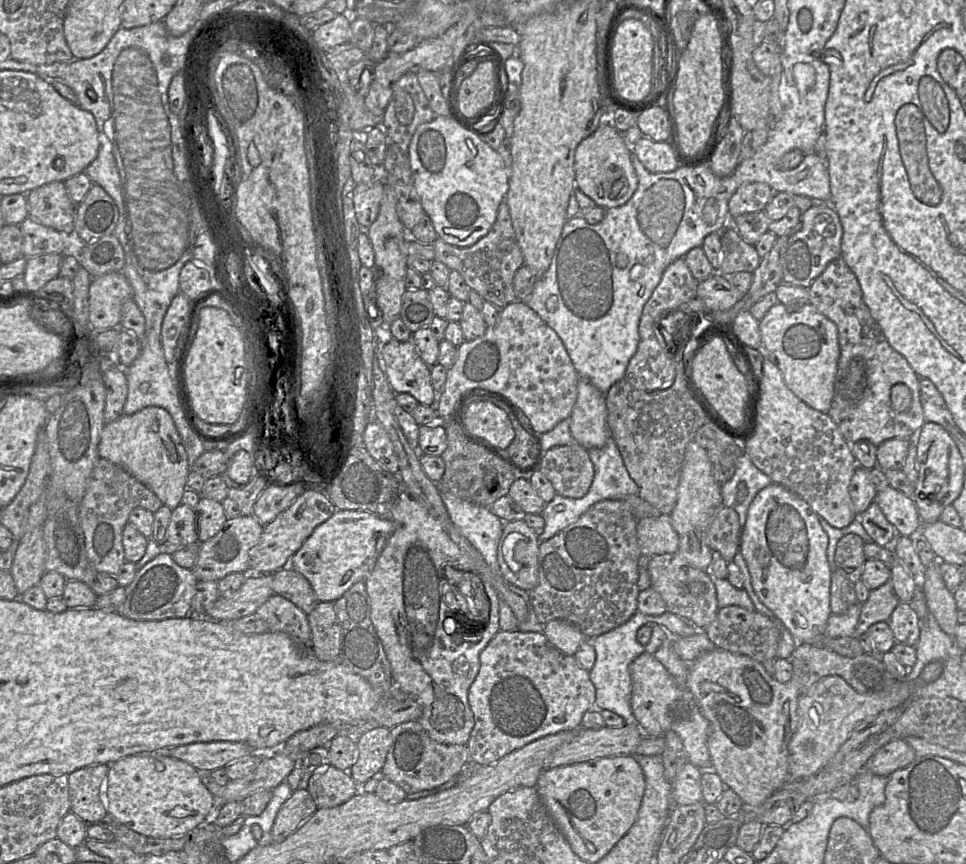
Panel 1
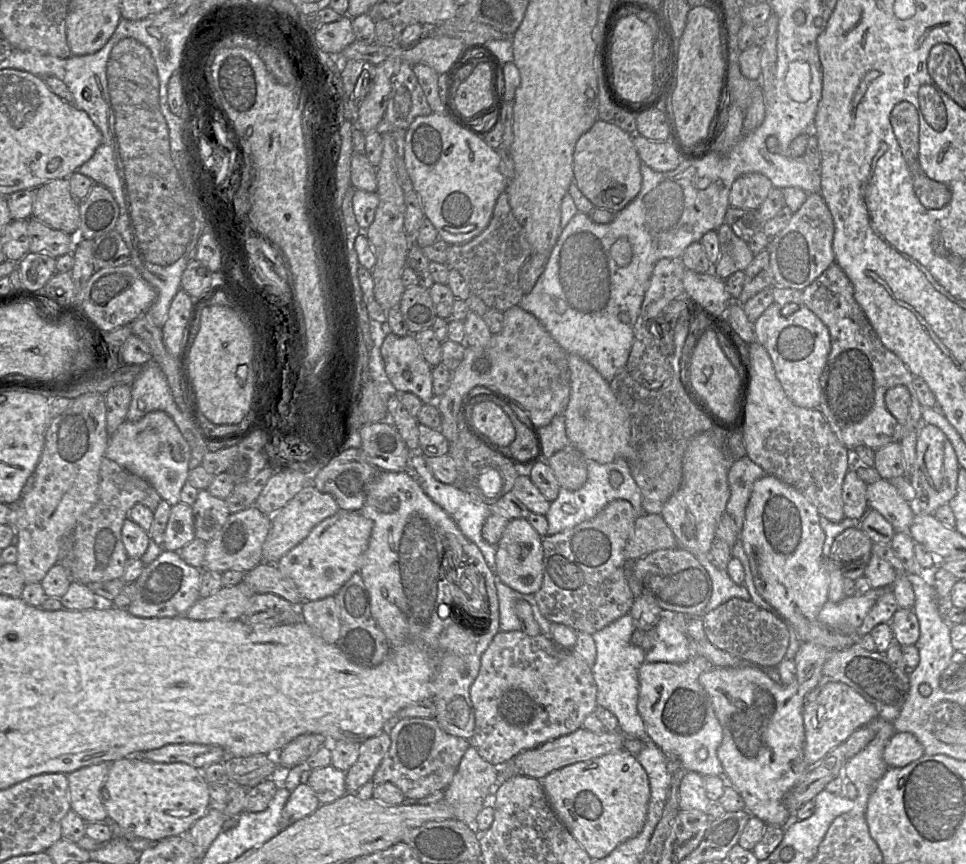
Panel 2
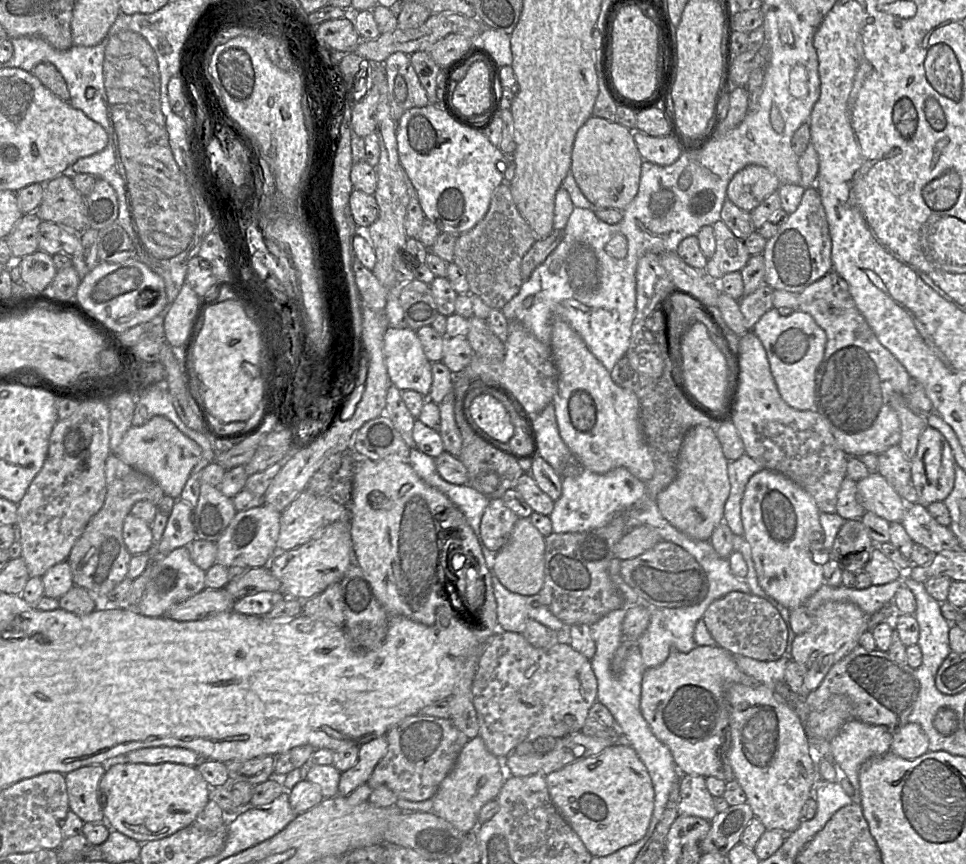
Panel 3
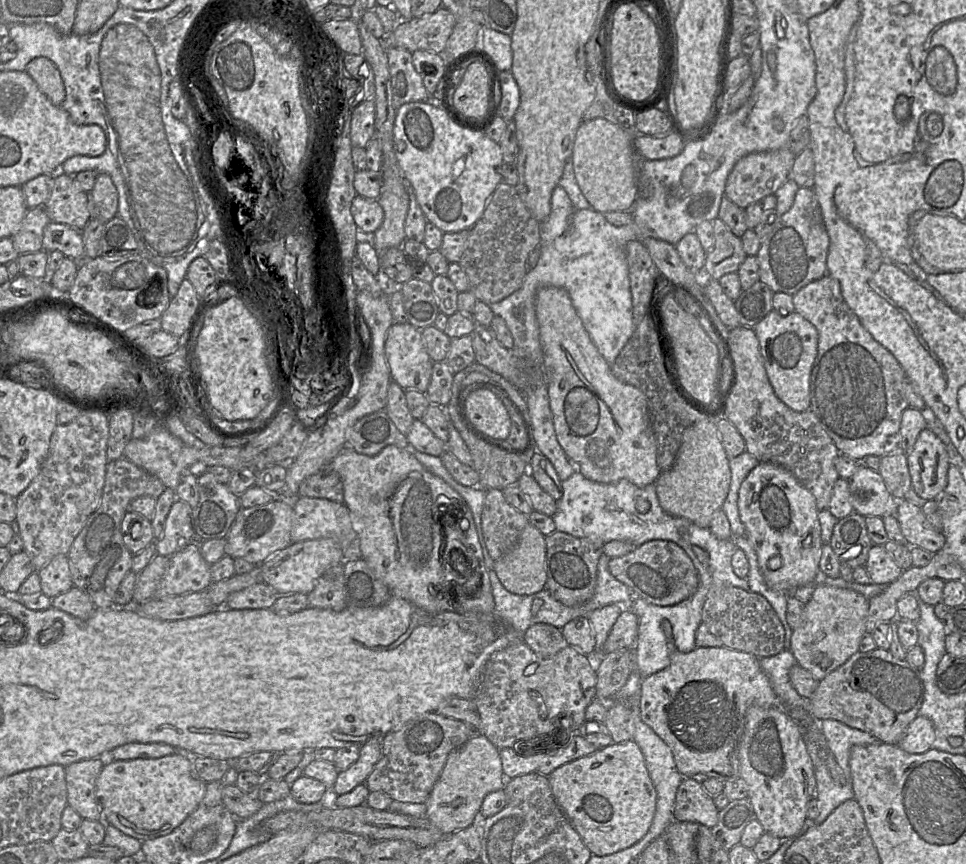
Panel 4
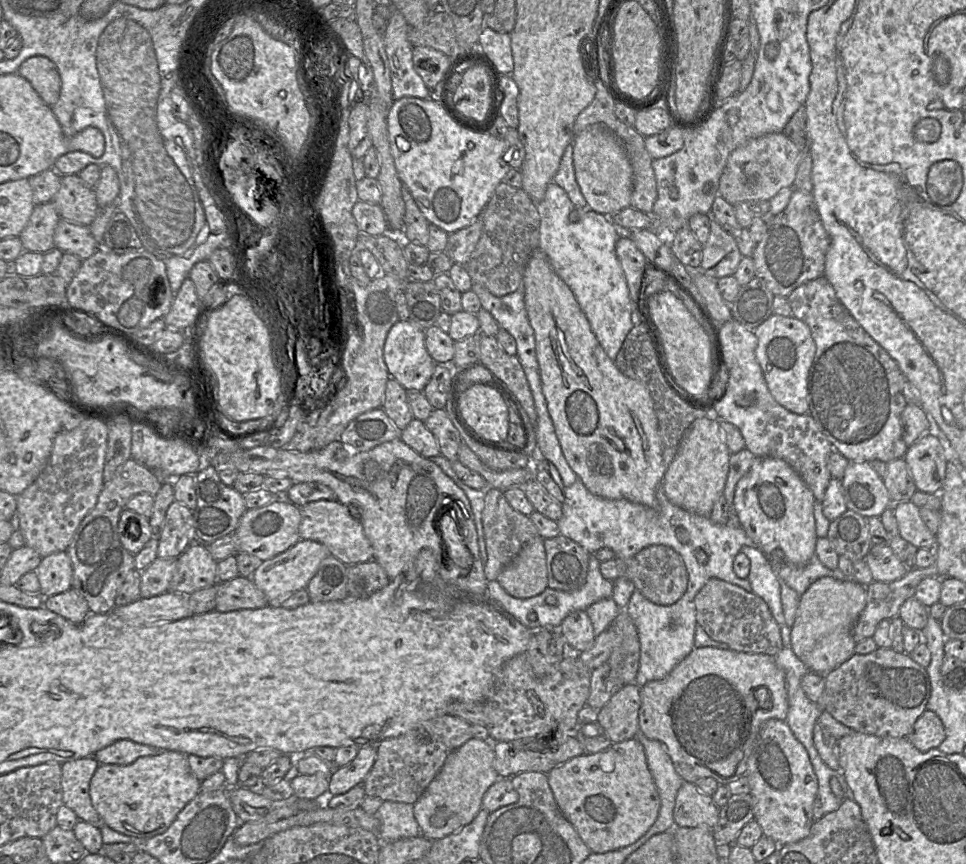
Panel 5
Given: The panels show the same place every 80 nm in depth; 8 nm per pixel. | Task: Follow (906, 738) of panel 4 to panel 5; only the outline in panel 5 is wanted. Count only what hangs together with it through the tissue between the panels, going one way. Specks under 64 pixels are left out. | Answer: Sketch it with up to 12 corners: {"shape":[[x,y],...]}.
{"shape":[[925,710],[908,739],[921,752],[945,740],[943,723]]}

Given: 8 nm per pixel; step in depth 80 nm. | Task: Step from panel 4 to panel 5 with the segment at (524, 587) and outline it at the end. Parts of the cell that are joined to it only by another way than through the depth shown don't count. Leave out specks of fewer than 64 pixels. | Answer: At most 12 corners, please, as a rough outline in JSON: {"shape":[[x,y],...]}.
{"shape":[[537,535],[497,581],[519,599],[548,587],[544,539]]}

